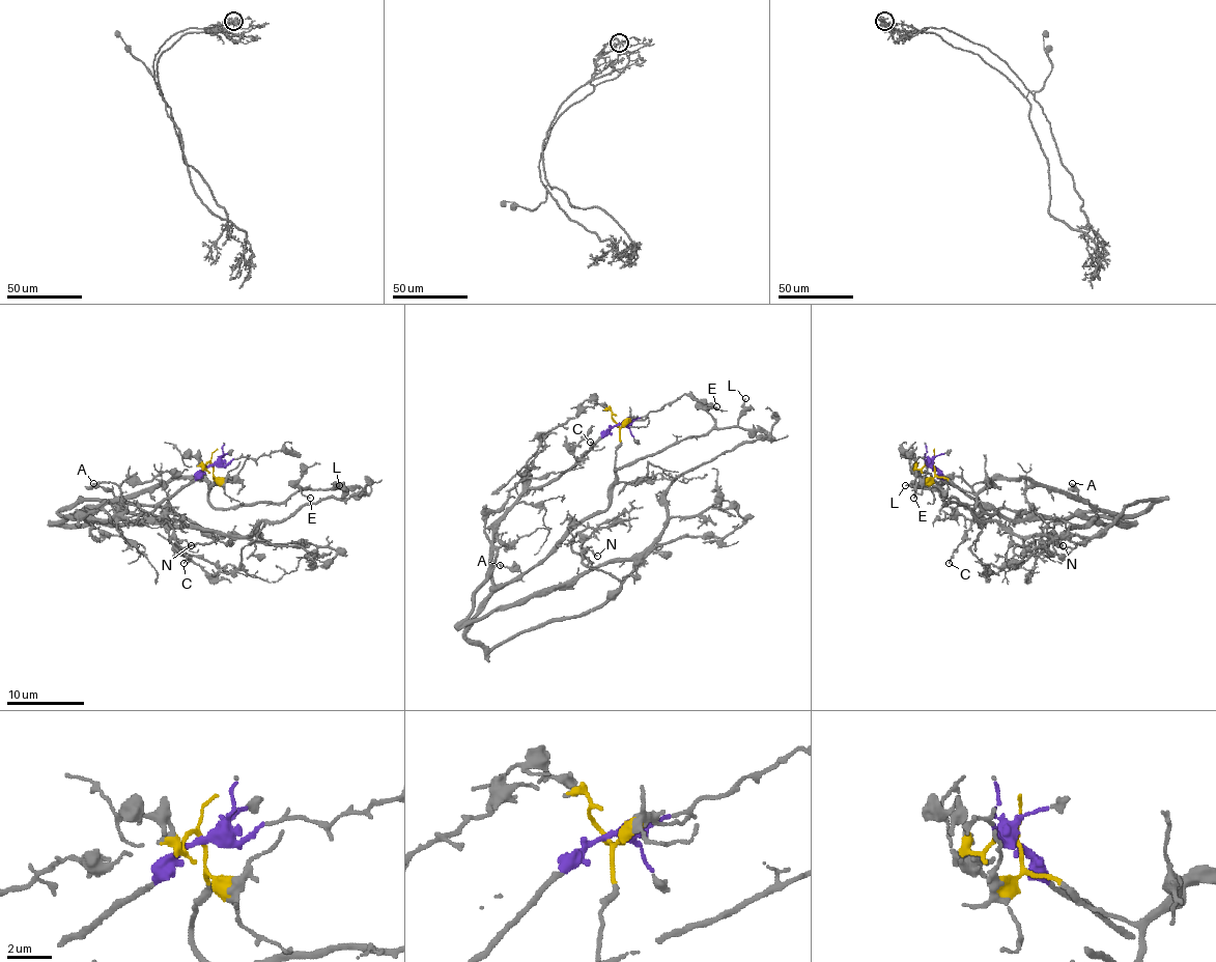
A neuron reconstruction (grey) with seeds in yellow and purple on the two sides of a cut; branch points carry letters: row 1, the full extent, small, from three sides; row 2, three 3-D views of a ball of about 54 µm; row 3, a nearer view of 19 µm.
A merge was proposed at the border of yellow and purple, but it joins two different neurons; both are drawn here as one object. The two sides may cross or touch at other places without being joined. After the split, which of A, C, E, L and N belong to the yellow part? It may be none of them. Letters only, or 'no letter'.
A, E, L, N

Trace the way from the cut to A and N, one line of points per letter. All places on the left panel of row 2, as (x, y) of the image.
A: (211, 464), (209, 493), (203, 480), (186, 478), (170, 478), (138, 493), (118, 496), (93, 484)
N: (211, 464), (209, 493), (170, 478), (60, 513), (176, 511), (214, 538), (176, 547), (190, 545)

